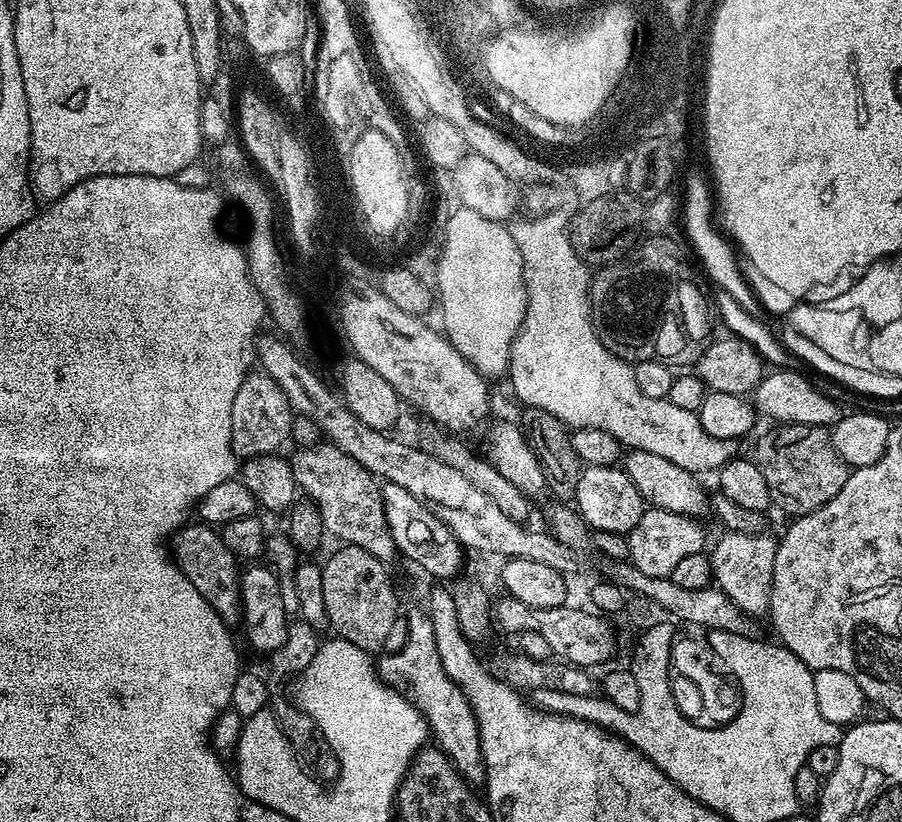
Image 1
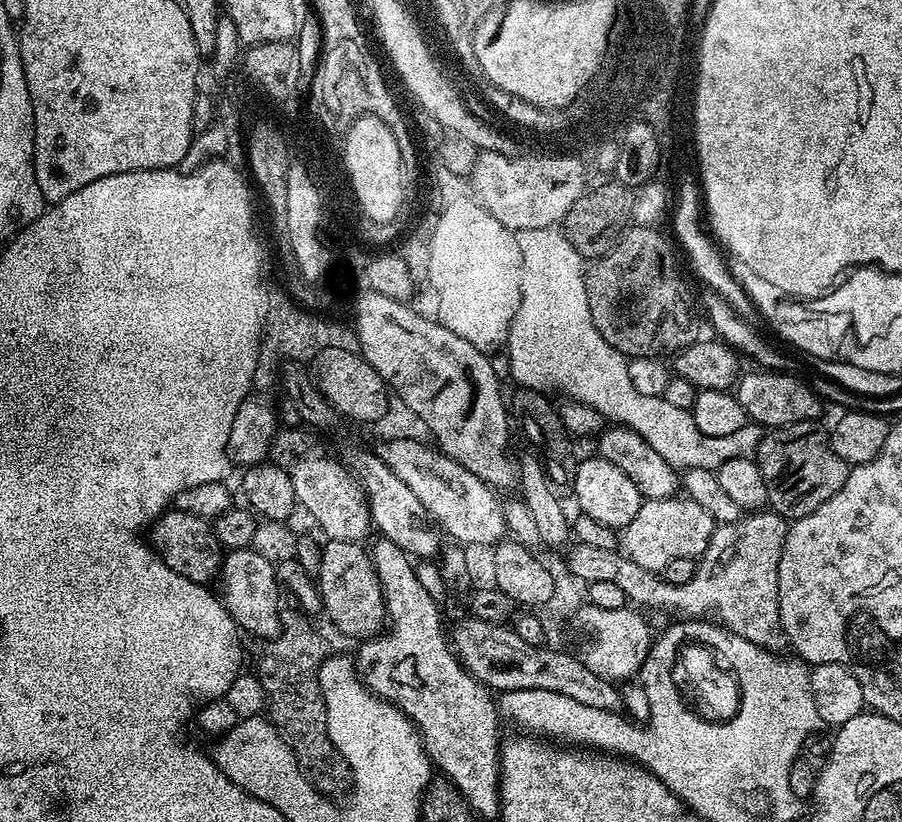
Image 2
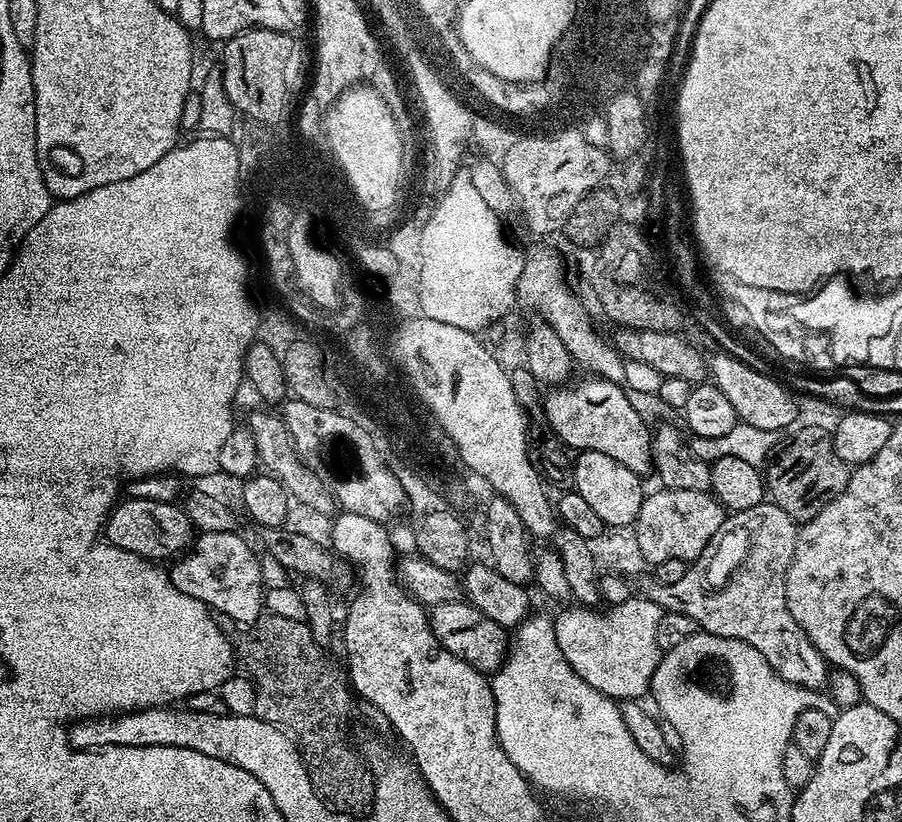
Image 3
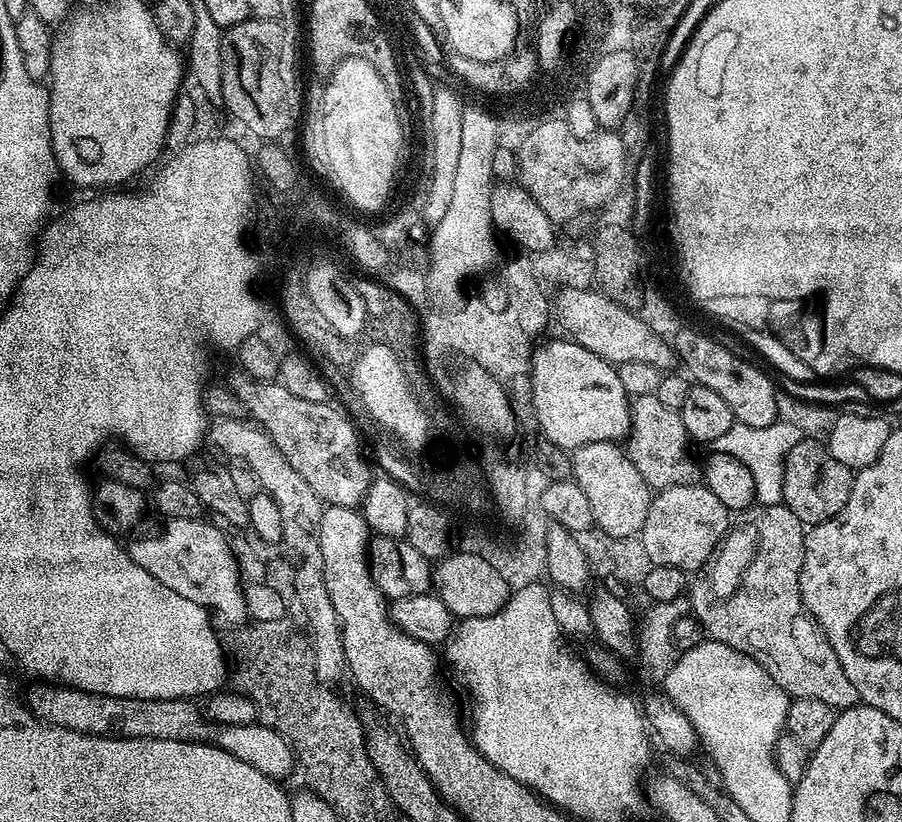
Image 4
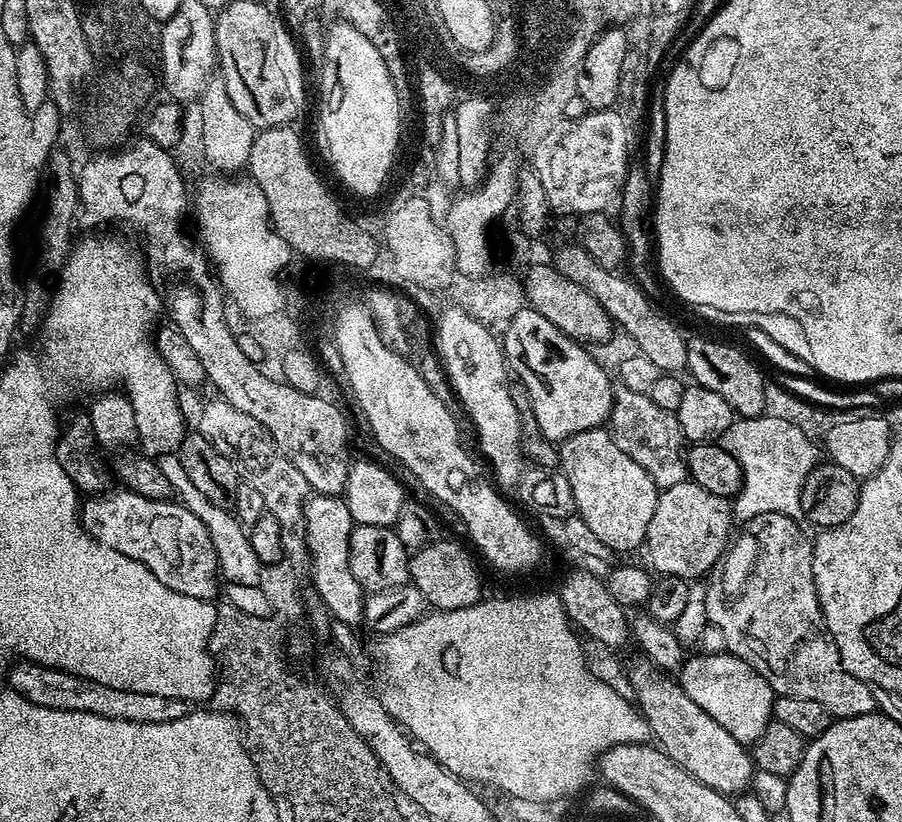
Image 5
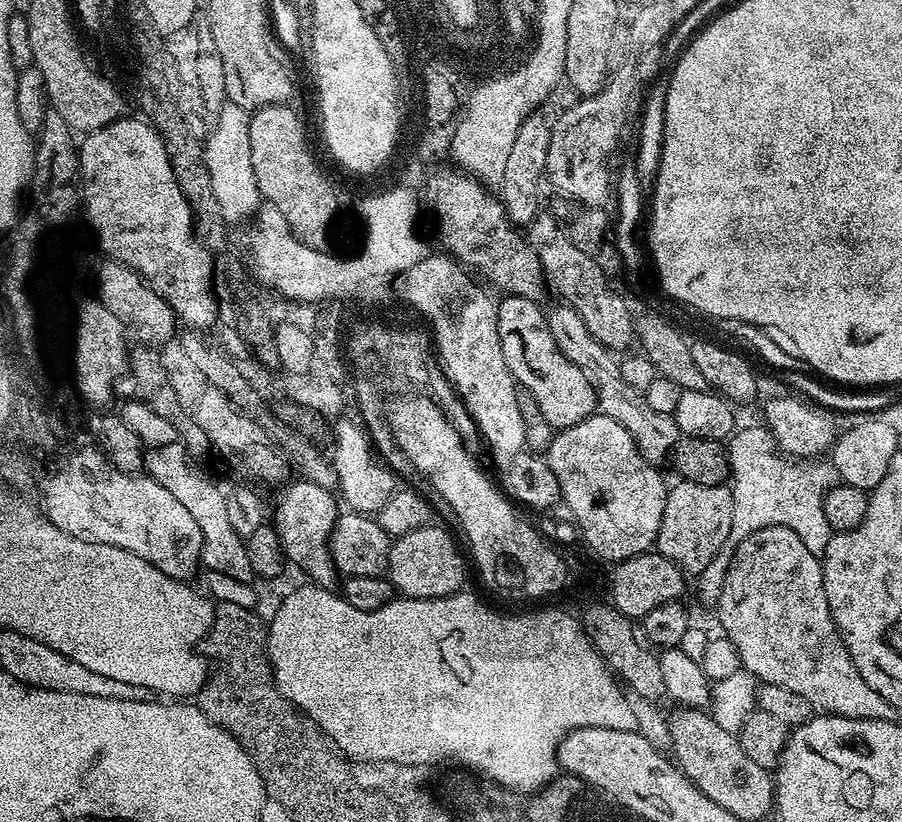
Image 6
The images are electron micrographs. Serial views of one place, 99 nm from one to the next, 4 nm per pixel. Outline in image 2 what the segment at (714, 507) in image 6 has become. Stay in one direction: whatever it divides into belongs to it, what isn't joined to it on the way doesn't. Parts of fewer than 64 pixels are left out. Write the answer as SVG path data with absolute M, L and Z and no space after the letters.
M683 495L644 500L638 514L634 514L622 529L622 552L638 562L638 566L660 574L670 562L674 562L674 558L699 558L717 527L716 521L702 510L702 506L698 506L698 502Z

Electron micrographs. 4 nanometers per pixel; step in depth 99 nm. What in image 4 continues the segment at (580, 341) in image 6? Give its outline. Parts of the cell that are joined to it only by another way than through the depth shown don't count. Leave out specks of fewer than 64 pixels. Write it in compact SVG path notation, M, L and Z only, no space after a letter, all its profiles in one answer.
M634 396L630 400L630 430L626 437L626 451L634 470L653 490L670 486L690 486L702 476L702 468L692 457L686 426L682 426L679 412L662 406L655 396Z

